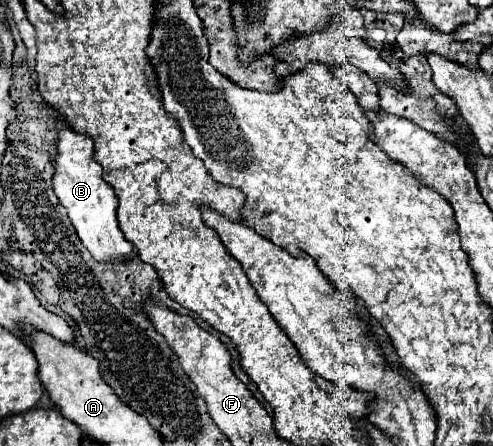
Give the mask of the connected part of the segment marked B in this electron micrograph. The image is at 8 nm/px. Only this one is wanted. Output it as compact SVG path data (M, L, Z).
M56 115L58 129L58 157L54 161L54 193L60 199L62 207L66 207L72 227L80 237L82 245L92 253L92 257L100 263L122 263L128 261L134 253L134 247L126 241L118 227L116 207L118 197L114 189L102 179L102 167L94 159L92 139L80 135L68 127L64 117Z

